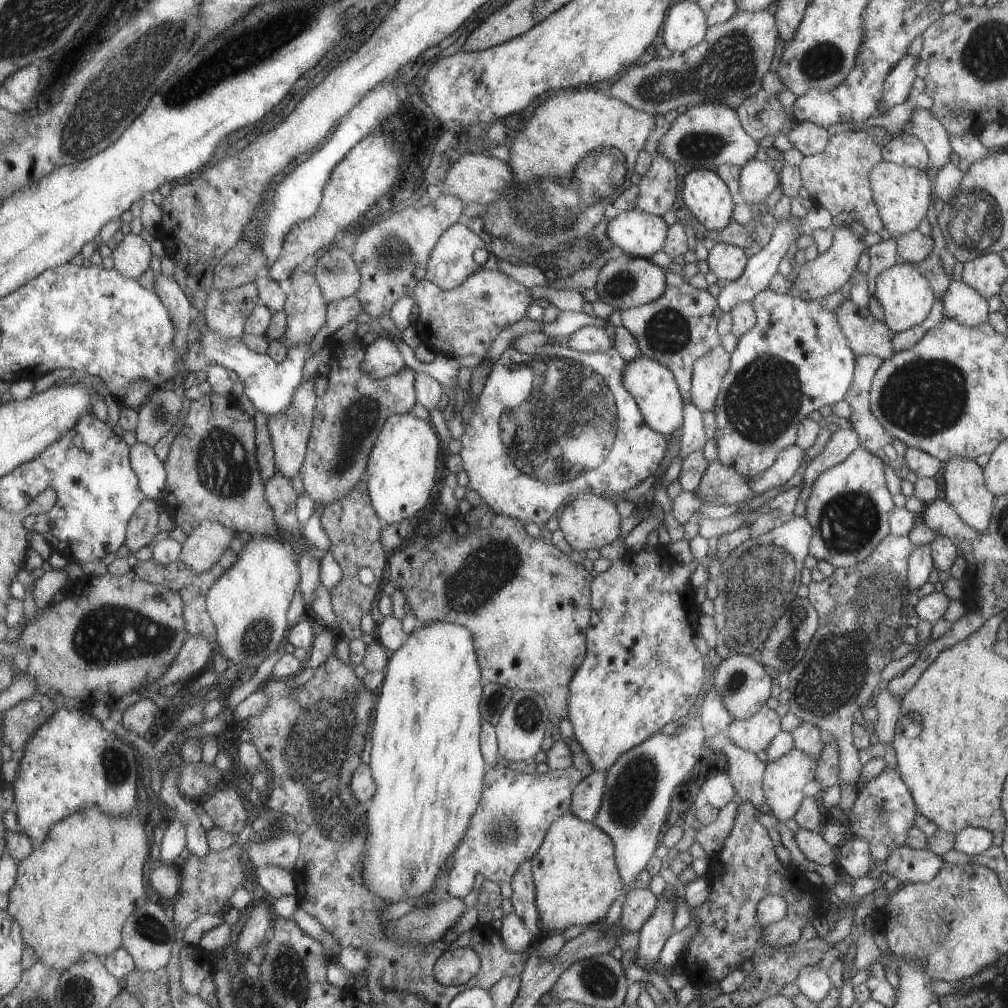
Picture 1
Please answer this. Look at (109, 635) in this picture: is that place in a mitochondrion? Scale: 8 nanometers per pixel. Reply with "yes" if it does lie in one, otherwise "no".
yes

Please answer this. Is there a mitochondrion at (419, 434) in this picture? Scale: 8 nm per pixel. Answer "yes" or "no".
no

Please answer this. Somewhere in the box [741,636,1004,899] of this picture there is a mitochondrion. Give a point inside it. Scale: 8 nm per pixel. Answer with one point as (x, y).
(909, 724)

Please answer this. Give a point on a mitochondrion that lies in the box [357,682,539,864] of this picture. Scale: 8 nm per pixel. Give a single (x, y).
(507, 833)

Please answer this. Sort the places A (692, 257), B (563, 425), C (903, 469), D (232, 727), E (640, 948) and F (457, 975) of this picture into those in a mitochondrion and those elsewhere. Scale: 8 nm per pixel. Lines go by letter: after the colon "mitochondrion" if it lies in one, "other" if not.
A: other
B: mitochondrion
C: other
D: other
E: other
F: other

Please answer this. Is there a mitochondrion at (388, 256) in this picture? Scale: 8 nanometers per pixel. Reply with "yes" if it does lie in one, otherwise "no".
yes

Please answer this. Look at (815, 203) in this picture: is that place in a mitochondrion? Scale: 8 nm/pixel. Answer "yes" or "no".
no

